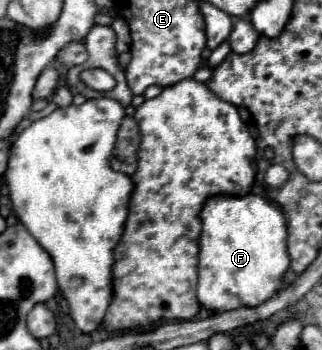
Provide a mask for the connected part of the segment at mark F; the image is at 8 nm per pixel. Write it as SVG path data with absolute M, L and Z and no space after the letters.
M210 196L200 212L202 236L200 236L200 262L198 262L198 302L208 310L232 310L236 306L256 306L264 298L272 298L282 286L282 276L288 270L286 250L286 218L278 204L258 196Z

